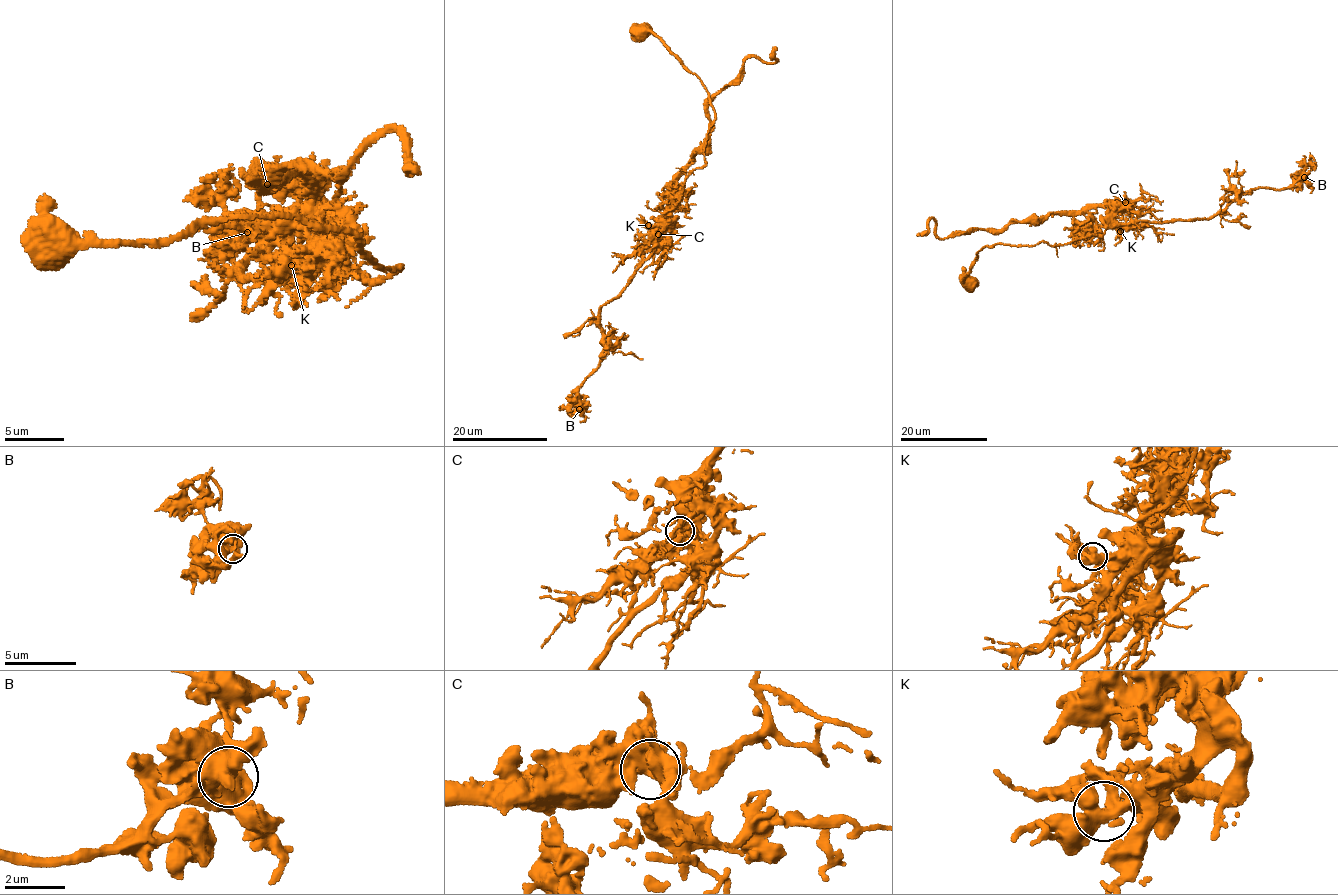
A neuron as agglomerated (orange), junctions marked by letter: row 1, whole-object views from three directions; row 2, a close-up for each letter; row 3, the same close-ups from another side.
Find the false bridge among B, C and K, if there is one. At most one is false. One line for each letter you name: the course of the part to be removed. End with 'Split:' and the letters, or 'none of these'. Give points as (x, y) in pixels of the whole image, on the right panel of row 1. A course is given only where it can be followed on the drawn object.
C: course (1126, 202), (1053, 212), (1001, 229), (971, 229), (944, 238), (939, 238), (932, 218), (928, 230), (916, 235)
Split: C

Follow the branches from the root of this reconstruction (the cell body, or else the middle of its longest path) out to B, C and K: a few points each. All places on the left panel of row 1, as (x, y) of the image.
B: (53, 249), (291, 215), (397, 267), (244, 278), (267, 250), (259, 234), (239, 250), (247, 232)
C: (53, 249), (165, 245), (201, 222), (291, 215), (397, 267), (371, 284), (339, 277), (344, 244), (267, 184)
K: (53, 249), (165, 245), (201, 222), (291, 215), (397, 267), (369, 284), (323, 244), (291, 265)

